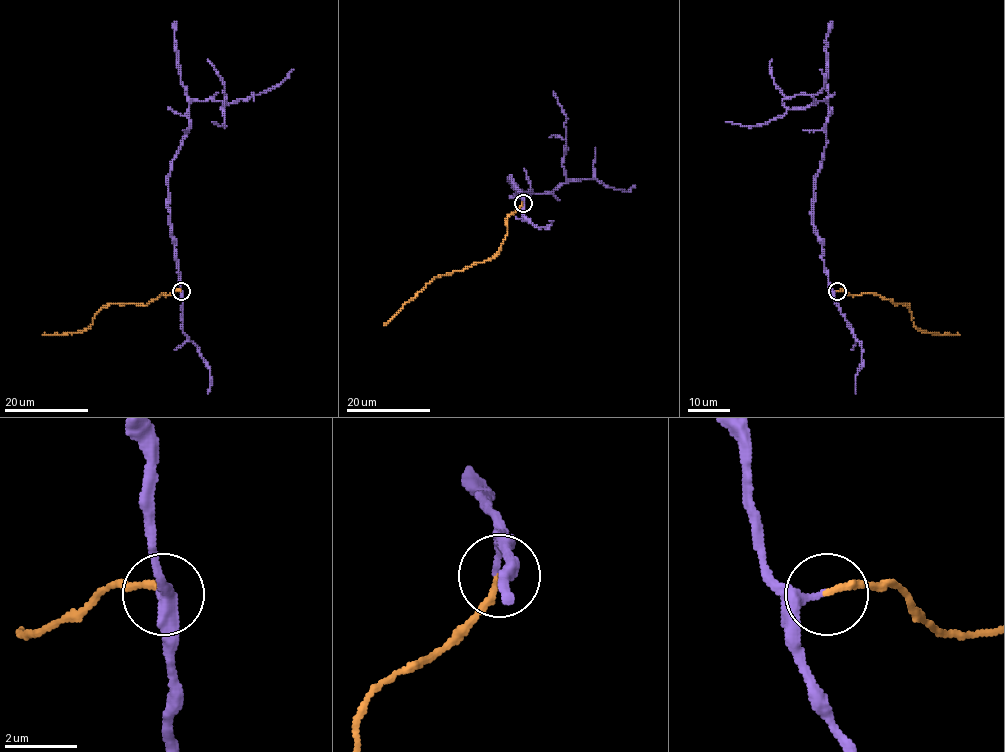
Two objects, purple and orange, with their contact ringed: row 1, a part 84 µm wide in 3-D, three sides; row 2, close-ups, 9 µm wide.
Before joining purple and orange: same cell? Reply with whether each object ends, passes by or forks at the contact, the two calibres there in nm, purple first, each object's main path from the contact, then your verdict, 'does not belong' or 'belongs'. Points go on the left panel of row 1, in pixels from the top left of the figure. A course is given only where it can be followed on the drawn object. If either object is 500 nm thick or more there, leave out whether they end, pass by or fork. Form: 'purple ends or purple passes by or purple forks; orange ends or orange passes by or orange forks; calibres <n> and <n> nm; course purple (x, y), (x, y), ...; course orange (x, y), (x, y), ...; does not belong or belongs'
purple passes by; orange ends; calibres 240 and 170 nm; course purple (181, 291), (168, 174), (188, 127), (191, 101), (225, 103), (224, 126), (211, 122); course orange (181, 291), (175, 290), (166, 296), (162, 293), (146, 305), (108, 304), (86, 329), (73, 333), (42, 334); belongs

